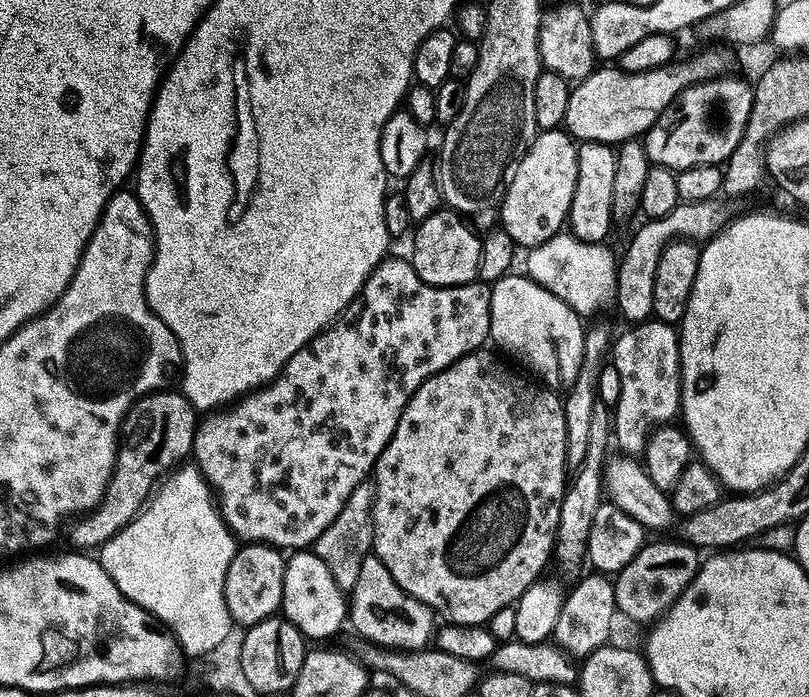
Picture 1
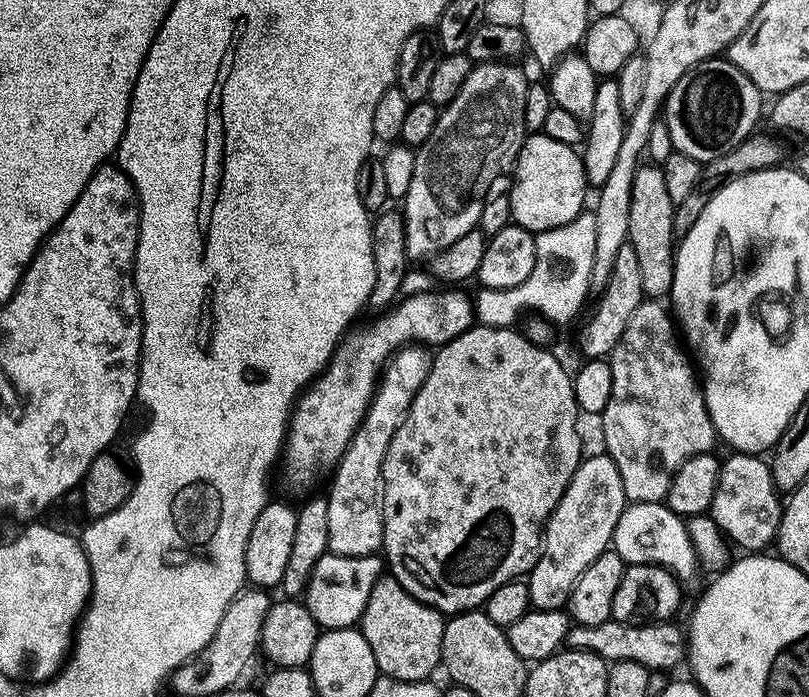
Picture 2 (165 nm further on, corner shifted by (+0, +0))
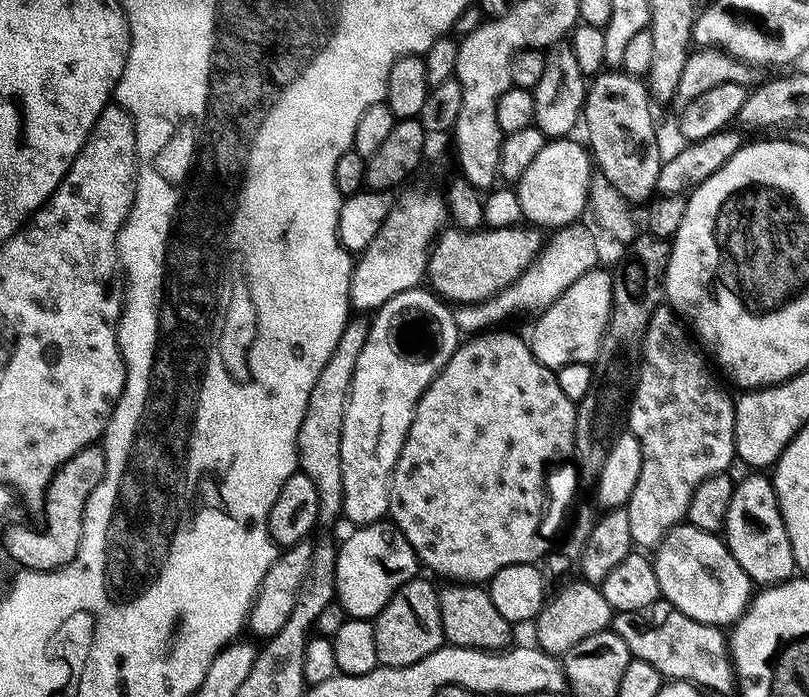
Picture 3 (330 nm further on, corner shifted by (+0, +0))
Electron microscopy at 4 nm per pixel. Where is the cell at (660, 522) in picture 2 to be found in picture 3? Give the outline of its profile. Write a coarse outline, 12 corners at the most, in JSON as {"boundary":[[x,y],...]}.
{"boundary":[[685,522],[655,549],[661,597],[727,629],[754,599],[719,535]]}

